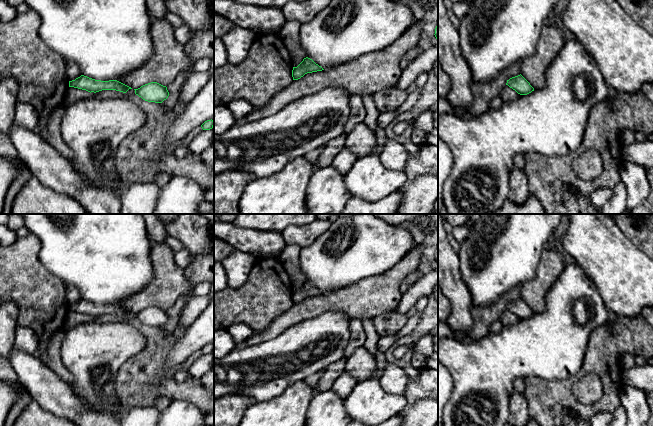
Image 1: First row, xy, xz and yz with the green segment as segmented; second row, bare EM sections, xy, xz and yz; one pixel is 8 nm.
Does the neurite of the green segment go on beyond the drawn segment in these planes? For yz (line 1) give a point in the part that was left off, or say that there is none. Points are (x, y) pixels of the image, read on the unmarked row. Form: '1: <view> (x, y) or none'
1: none

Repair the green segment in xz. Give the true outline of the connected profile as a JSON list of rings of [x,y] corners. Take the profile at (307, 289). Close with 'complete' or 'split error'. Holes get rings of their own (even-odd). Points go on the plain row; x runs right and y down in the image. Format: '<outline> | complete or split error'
[[[306,281],[297,291],[293,291],[292,301],[293,304],[298,304],[307,297],[312,297],[322,294],[324,293],[321,290],[316,288],[312,283]]] | complete

